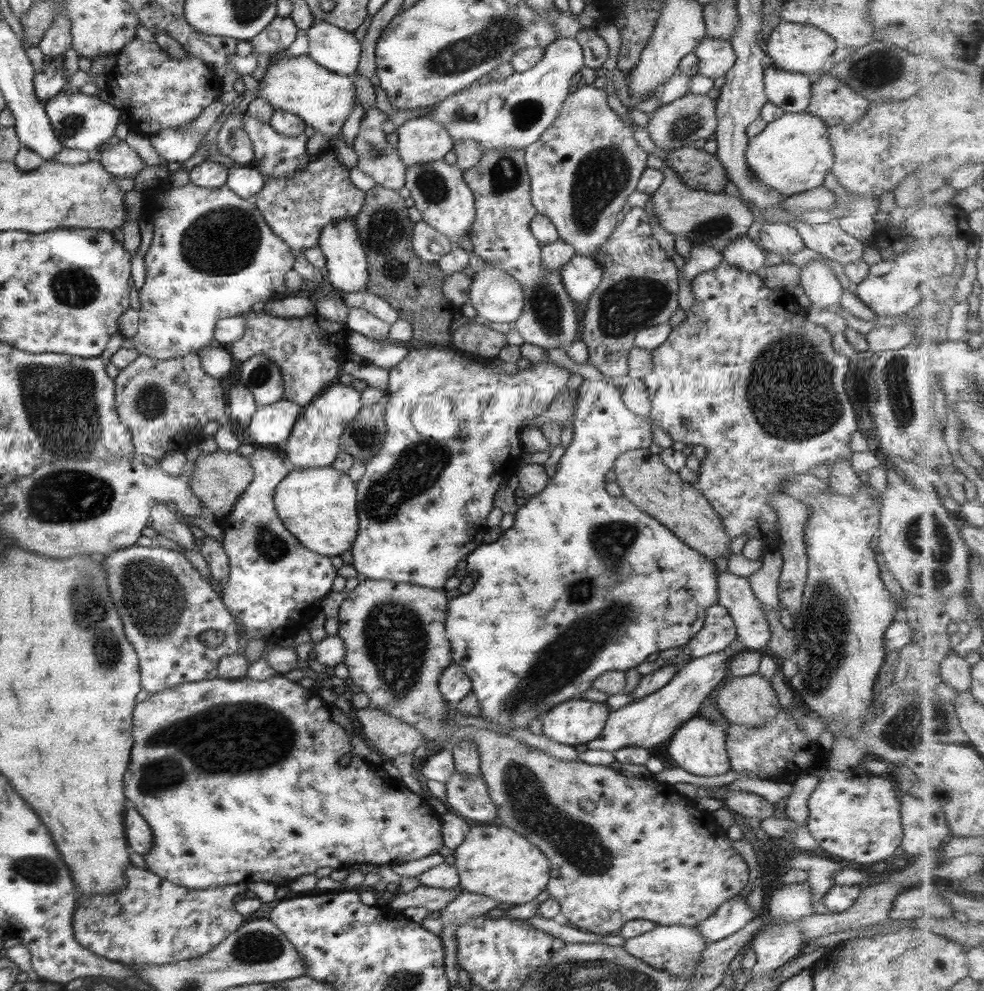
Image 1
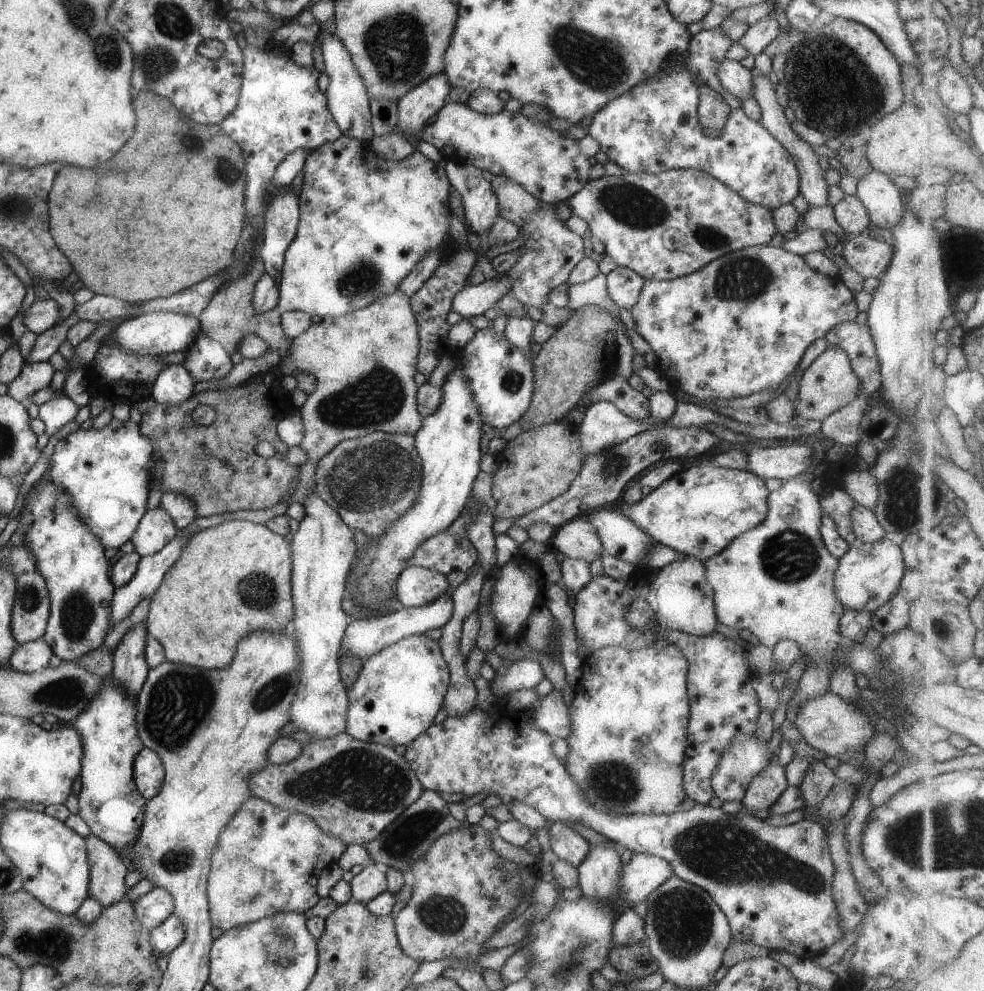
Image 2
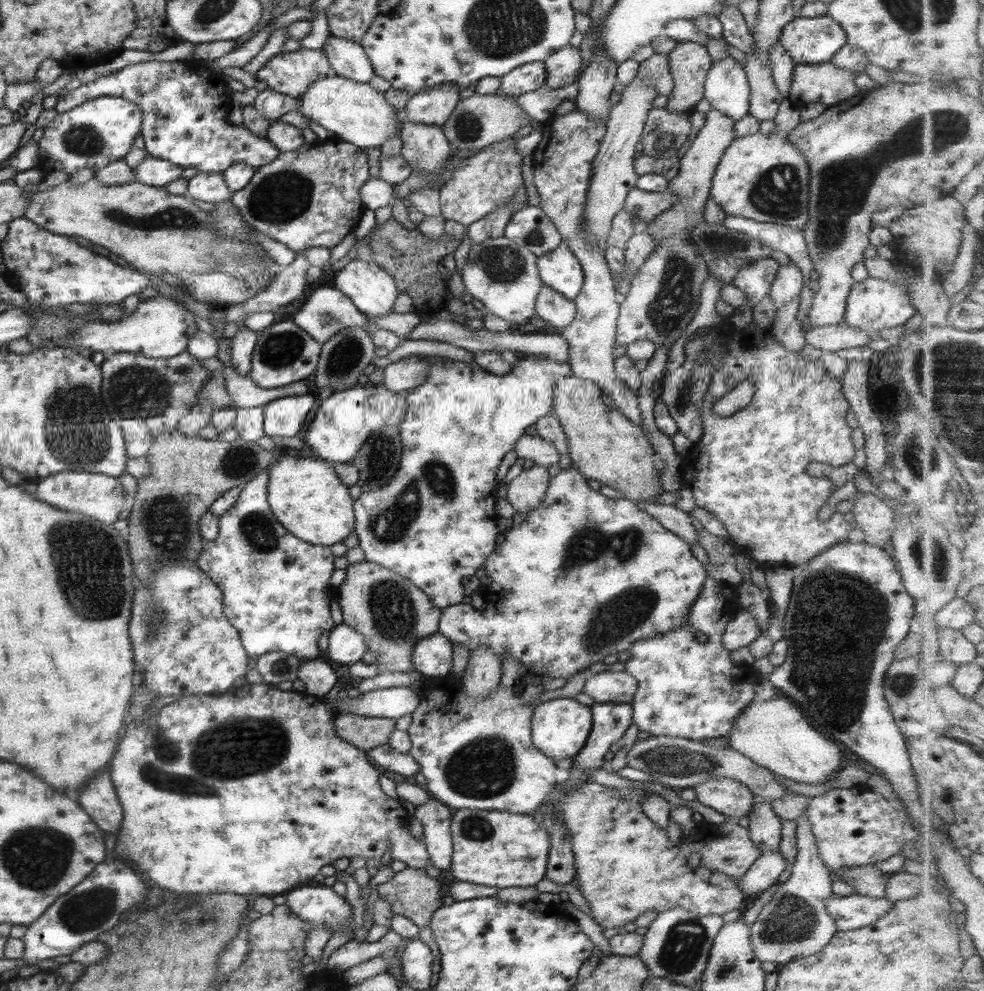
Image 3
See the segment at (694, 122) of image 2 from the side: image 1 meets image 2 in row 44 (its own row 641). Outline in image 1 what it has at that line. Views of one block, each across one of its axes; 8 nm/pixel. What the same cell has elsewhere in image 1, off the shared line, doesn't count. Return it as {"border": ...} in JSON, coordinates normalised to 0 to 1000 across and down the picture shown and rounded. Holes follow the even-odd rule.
{"border":[[[725,609],[717,614],[714,632],[694,652],[689,654],[690,662],[697,662],[704,666],[723,659],[735,657],[740,650],[748,643],[748,634],[738,614]]]}

